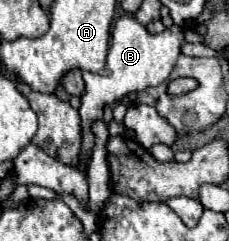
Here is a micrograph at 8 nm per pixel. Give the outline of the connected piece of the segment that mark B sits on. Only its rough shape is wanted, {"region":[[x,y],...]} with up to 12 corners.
{"region":[[135,17],[111,29],[109,75],[81,71],[81,151],[87,175],[93,123],[107,105],[169,79],[183,31],[151,35]]}

